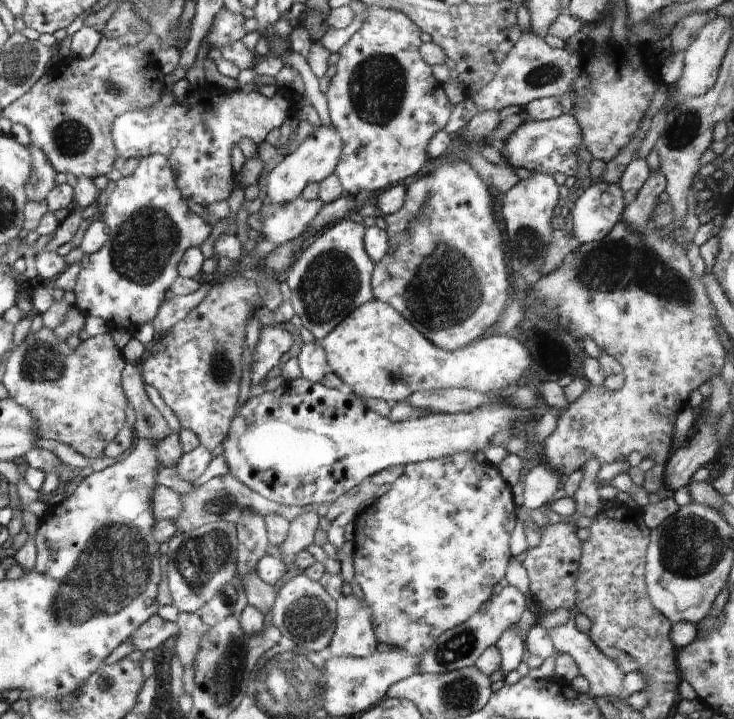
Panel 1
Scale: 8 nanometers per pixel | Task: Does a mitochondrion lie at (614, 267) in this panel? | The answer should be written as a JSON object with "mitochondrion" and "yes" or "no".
{"mitochondrion":"yes"}

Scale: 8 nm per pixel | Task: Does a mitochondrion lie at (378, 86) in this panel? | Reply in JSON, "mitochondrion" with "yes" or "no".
{"mitochondrion":"yes"}

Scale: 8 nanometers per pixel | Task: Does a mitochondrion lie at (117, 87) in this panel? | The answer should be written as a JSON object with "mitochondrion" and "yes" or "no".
{"mitochondrion":"yes"}

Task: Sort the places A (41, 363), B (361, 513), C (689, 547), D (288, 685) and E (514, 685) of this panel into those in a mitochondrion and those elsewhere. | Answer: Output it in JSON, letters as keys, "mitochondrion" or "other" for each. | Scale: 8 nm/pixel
{"A":"mitochondrion","B":"other","C":"mitochondrion","D":"mitochondrion","E":"other"}

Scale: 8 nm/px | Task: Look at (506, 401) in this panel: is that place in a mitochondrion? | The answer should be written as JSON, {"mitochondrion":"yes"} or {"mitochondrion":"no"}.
{"mitochondrion":"no"}

